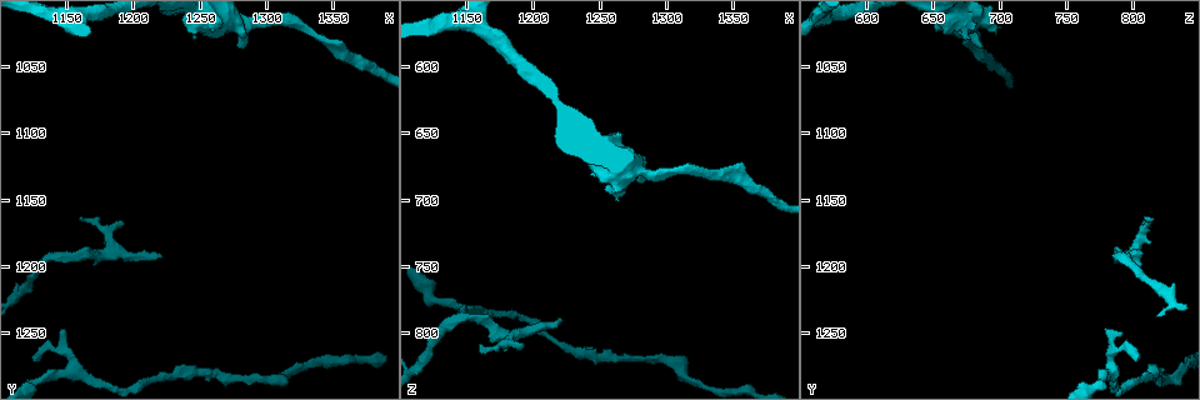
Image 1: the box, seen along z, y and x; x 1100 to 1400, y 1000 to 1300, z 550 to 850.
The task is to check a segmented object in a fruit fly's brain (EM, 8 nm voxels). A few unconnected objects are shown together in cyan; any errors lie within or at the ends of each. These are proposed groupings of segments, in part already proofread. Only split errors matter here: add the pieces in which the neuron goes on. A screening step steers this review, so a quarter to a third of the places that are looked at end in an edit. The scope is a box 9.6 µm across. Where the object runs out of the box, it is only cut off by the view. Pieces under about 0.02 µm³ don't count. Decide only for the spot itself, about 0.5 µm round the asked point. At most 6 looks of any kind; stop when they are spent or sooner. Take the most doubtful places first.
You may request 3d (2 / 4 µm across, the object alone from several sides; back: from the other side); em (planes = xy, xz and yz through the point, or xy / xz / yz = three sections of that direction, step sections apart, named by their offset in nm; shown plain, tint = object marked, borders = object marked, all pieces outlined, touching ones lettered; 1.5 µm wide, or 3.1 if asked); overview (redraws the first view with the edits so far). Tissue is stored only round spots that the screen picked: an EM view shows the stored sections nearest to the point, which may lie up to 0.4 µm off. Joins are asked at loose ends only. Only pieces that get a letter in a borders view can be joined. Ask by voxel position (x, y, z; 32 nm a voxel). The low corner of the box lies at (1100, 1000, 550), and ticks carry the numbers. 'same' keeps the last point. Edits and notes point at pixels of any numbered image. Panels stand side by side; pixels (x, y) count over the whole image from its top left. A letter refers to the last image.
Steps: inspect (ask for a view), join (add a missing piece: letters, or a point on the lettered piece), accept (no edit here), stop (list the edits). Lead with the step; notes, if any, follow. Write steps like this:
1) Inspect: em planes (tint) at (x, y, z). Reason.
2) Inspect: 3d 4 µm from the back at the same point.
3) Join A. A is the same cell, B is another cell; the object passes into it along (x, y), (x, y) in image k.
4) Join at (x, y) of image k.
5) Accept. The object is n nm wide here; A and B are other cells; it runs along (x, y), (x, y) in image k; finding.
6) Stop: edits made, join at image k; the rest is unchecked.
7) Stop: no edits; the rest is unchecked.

Inspect: em planes (borders) at (1124, 1270, 804). Branch stops here.

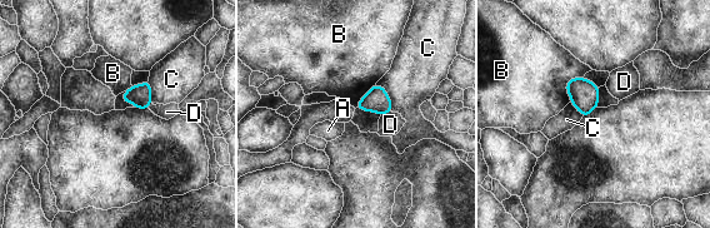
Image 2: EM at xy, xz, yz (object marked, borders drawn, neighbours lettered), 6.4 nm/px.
Accept. The object is 120 nm wide here; A, B, C and D are other cells; a border runs along (583, 77), (568, 82), (570, 102) in image 2; none of them fits.

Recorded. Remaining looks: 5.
Inspect: 3d 2 µm at (1282, 1036, 686). Free end.

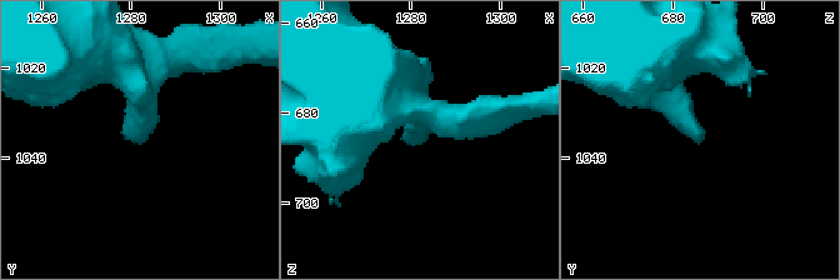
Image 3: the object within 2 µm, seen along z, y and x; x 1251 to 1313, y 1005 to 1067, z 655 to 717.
Inspect: em planes (borders) at (1280, 1037, 686).

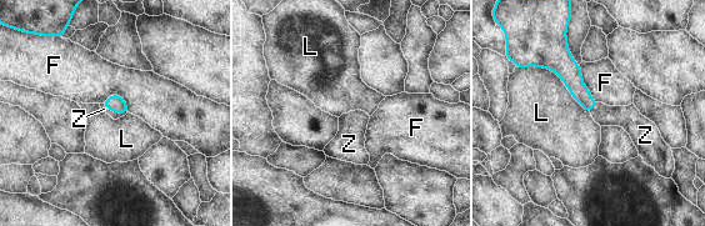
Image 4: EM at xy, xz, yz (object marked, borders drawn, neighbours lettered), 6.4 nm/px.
Join at (115, 115) of image 4. Z is the same cell, F and L are other cells; the object passes into it along (115, 103), (114, 111), (115, 115) in image 4; the neuron continues.

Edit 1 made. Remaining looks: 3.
Inspect: 3d 4 µm at (1190, 1168, 806). Free end.

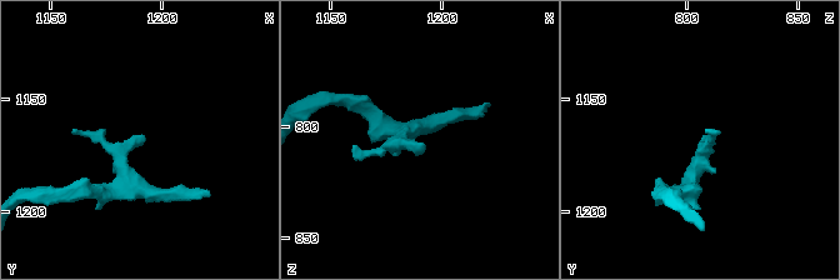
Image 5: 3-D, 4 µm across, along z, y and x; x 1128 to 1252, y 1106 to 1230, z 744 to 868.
Inspect: em yz step 4 (tint) at (1192, 1168, 807).

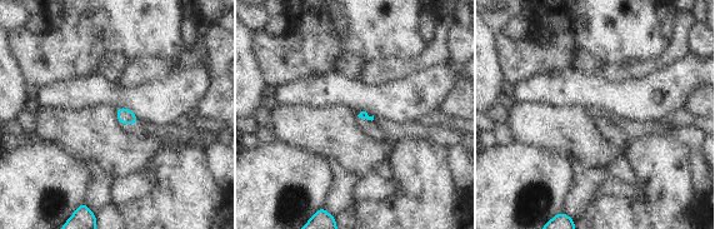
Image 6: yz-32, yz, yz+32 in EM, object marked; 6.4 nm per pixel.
Inspect: em planes (borders) at the same point.

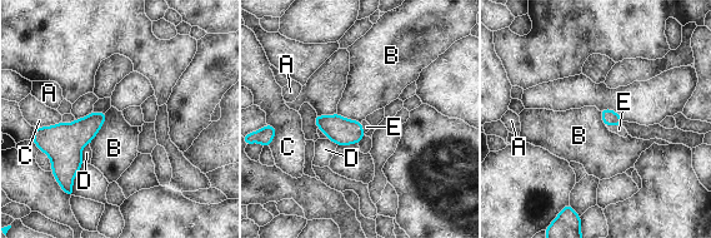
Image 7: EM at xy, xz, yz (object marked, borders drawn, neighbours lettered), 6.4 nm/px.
Join at (619, 129) of image 7. The longest contact is with B, 240 nm; E is the same cell, A, B, C and D are other cells; the object passes into it along (609, 118), (614, 124), (619, 129) in image 7; it goes on there.

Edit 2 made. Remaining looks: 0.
Stop: edits made, join at image 4, join at image 7; the rest is unchecked.

